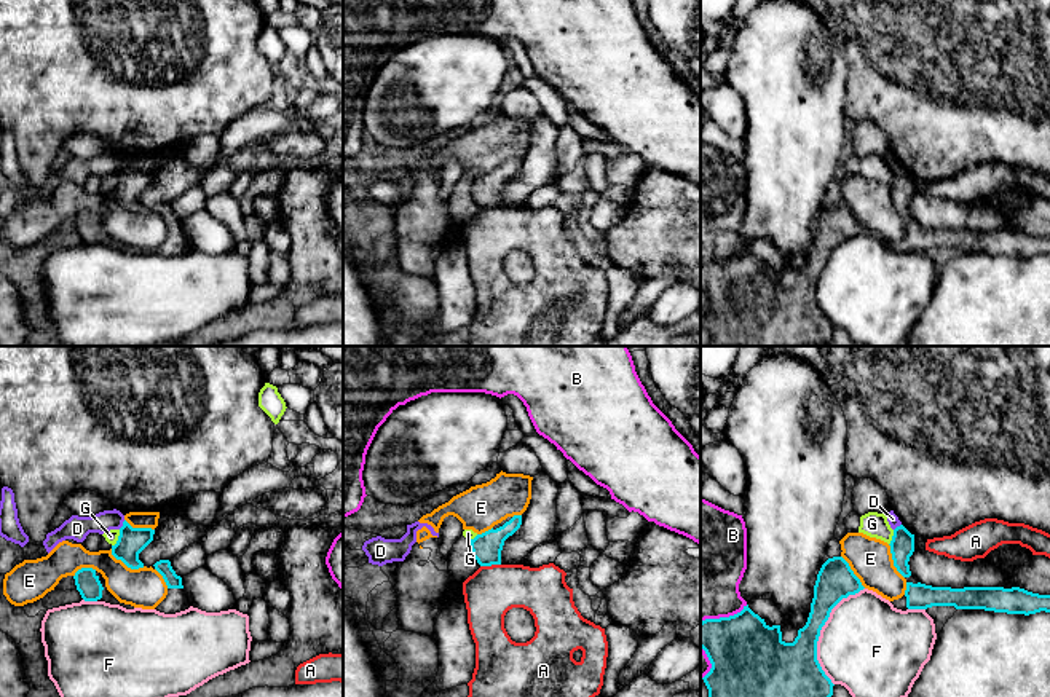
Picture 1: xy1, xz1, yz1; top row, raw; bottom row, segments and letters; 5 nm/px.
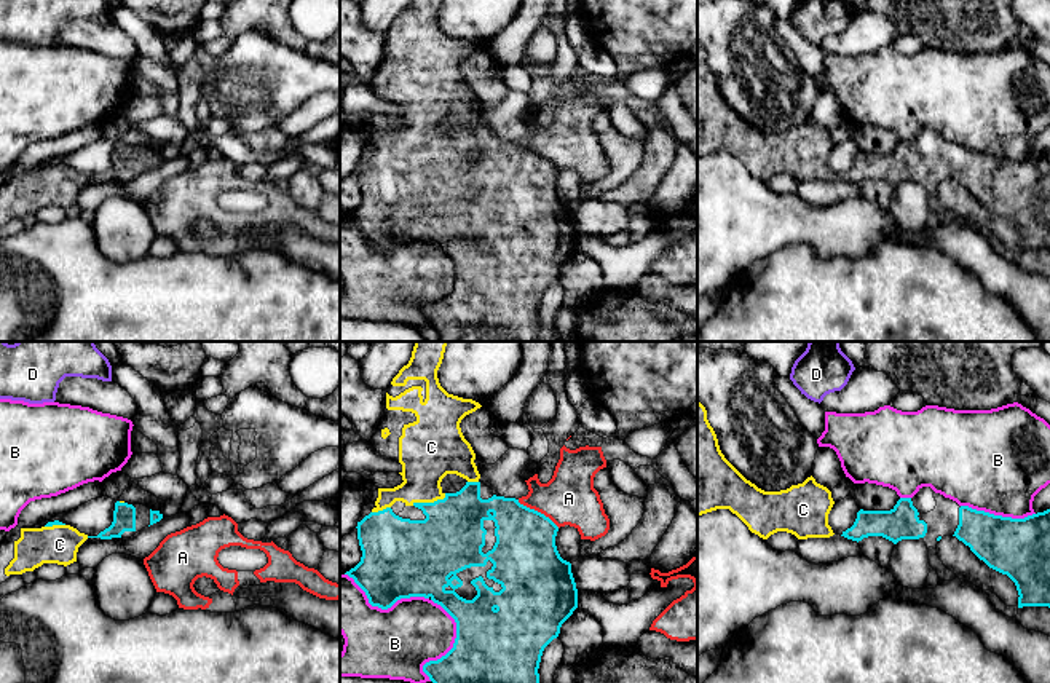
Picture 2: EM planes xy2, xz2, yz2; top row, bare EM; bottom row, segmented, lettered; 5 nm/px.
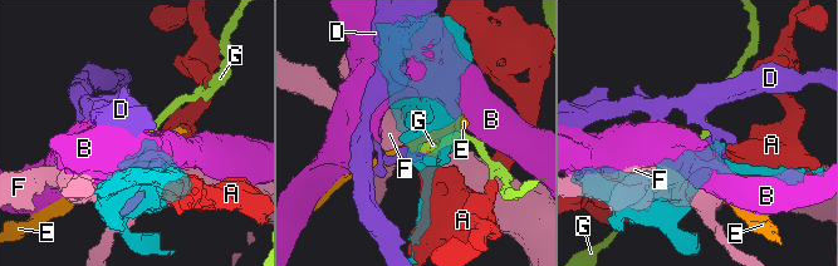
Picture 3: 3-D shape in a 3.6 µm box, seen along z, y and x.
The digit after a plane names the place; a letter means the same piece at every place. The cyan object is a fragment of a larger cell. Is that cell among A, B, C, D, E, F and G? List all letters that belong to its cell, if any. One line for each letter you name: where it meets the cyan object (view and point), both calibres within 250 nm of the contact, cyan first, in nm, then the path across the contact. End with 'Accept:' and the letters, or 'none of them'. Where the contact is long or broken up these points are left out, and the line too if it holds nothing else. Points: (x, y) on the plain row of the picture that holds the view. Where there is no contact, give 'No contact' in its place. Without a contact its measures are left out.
C: Touches cyan at xz2 (430, 146). Thickness 340 nm (cyan) against 280 nm
Accept: C

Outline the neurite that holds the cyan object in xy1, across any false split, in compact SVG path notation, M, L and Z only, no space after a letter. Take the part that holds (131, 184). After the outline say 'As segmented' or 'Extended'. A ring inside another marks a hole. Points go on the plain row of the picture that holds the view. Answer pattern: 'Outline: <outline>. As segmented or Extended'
Outline: M124 163L120 171L118 183L112 188L112 198L131 212L144 211L144 206L139 203L139 196L153 183L153 177L155 172L132 171Z. As segmented

